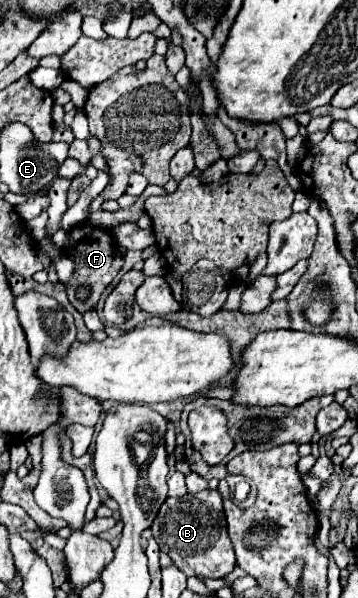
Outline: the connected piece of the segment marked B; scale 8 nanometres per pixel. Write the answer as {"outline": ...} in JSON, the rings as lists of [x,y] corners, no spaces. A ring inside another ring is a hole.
{"outline":[[[204,490],[198,494],[184,494],[182,498],[168,498],[152,524],[154,540],[160,550],[166,550],[172,562],[186,570],[186,576],[224,578],[236,566],[236,556],[226,534],[226,516],[222,496],[218,490]]]}

